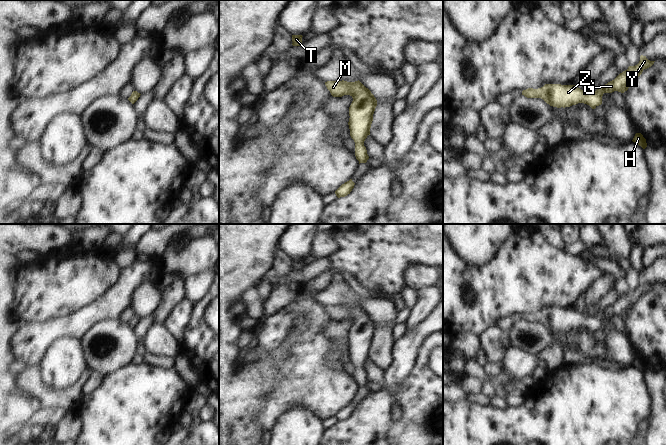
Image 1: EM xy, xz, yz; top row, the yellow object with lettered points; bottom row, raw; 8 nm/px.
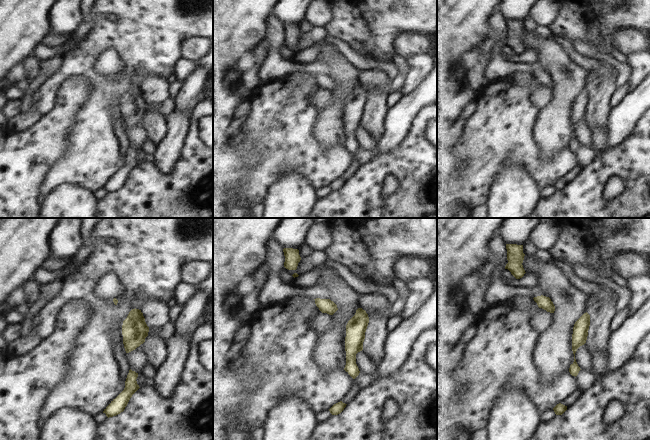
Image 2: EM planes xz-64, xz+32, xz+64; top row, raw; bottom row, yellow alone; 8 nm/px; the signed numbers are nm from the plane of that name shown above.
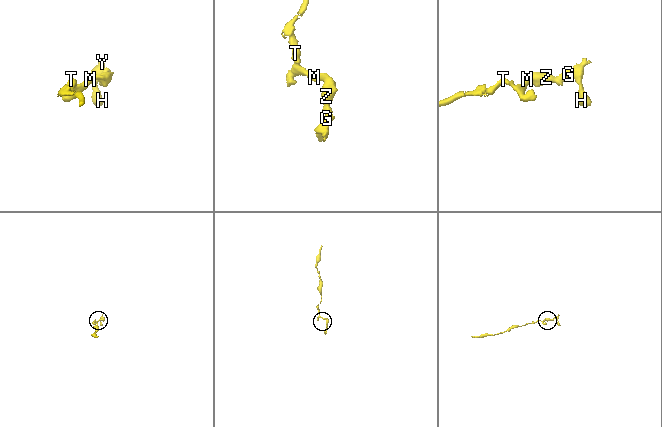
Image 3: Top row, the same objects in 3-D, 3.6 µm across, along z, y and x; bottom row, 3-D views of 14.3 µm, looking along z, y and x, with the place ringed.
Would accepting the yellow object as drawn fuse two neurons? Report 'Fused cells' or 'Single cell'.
Single cell

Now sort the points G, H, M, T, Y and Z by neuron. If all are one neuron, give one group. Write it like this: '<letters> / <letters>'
G H M T Y Z

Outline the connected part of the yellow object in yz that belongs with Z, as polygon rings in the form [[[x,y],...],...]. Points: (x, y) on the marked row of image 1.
[[[641,55],[637,65],[629,66],[627,70],[620,73],[614,80],[598,88],[593,93],[587,93],[575,85],[545,84],[538,89],[528,88],[523,90],[522,95],[527,98],[541,98],[550,106],[557,108],[584,103],[595,109],[602,104],[604,93],[612,93],[614,91],[624,93],[642,74],[643,70],[651,67],[654,62]]]

